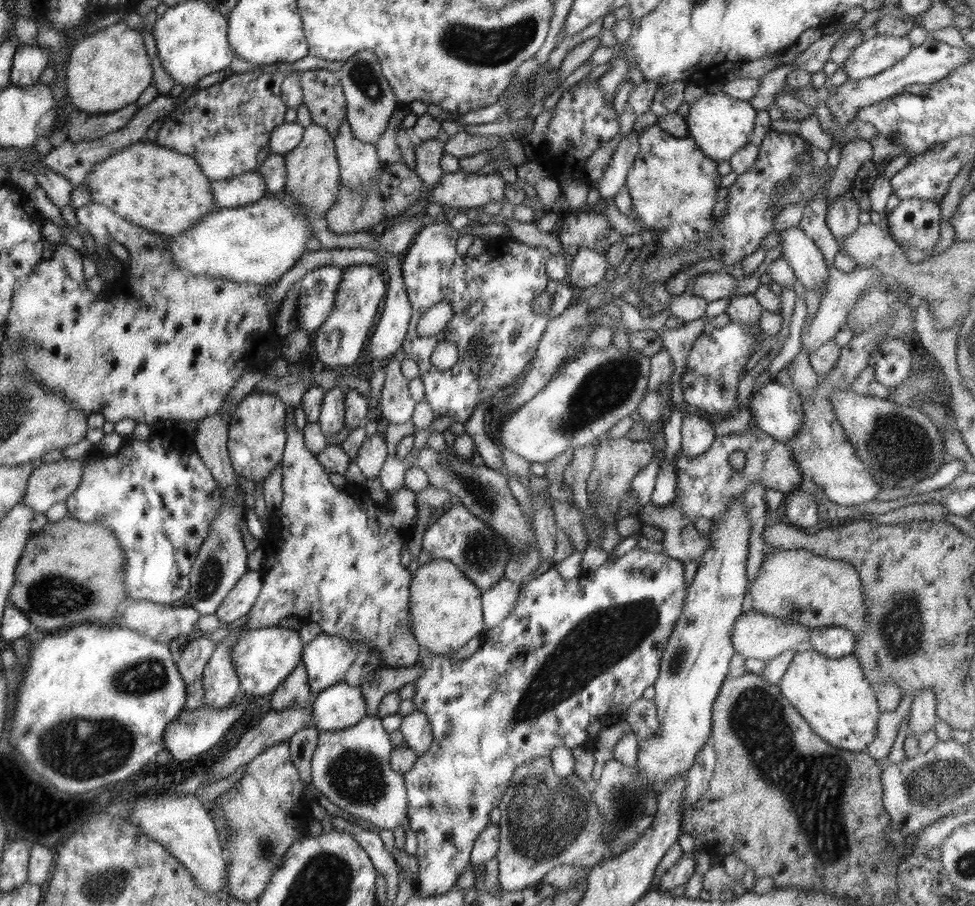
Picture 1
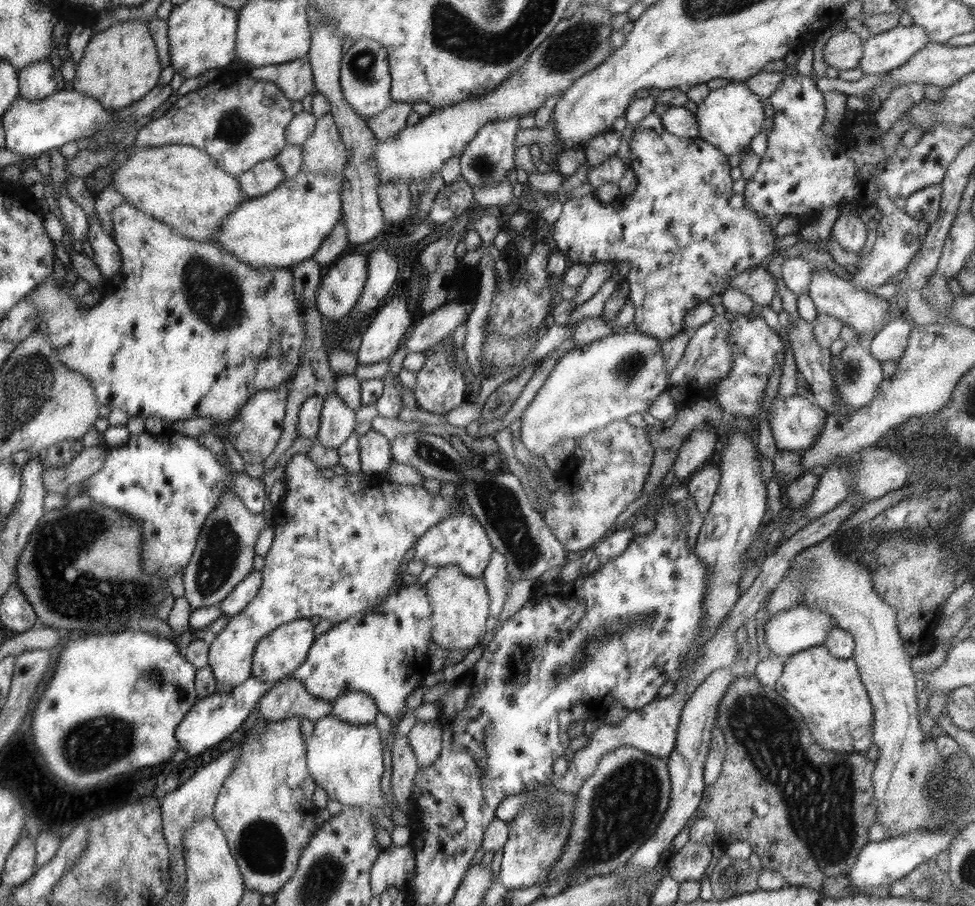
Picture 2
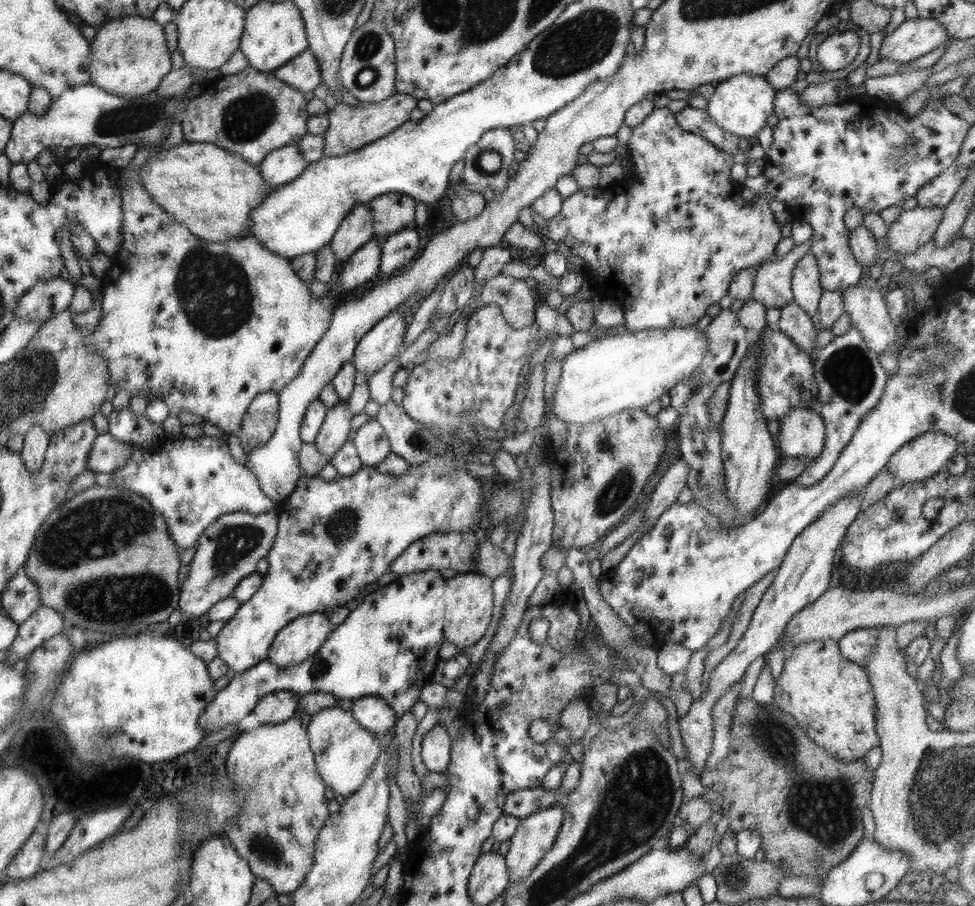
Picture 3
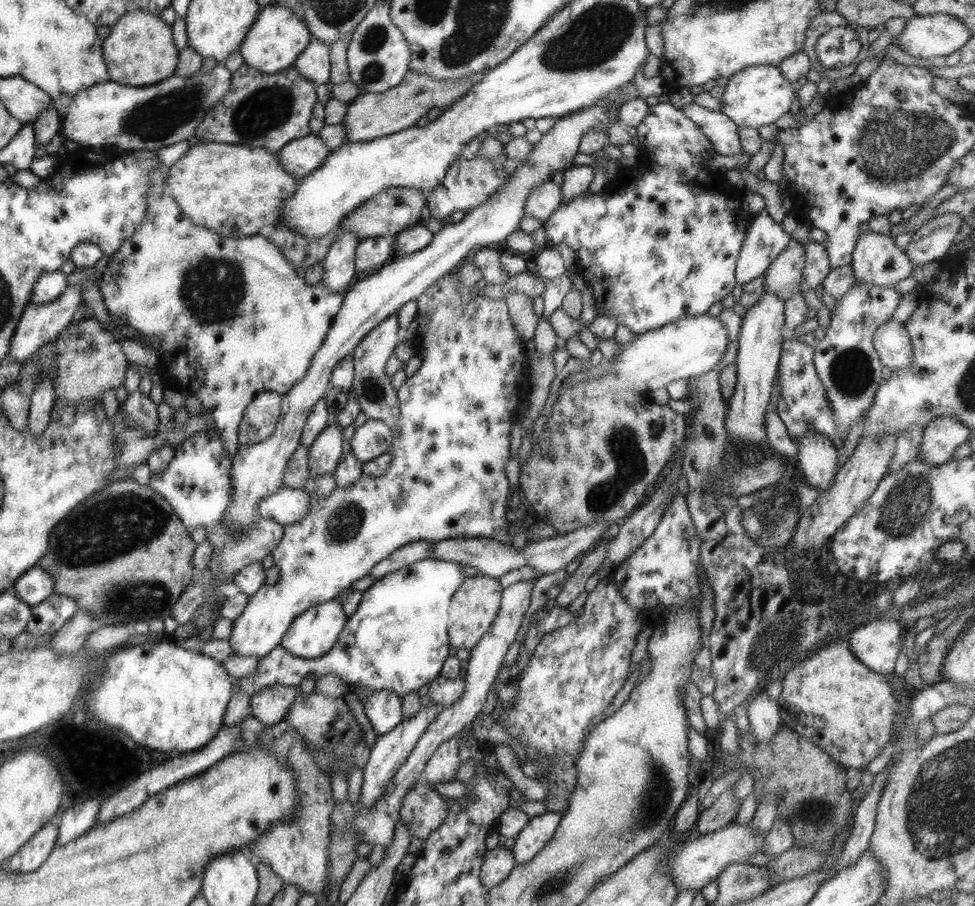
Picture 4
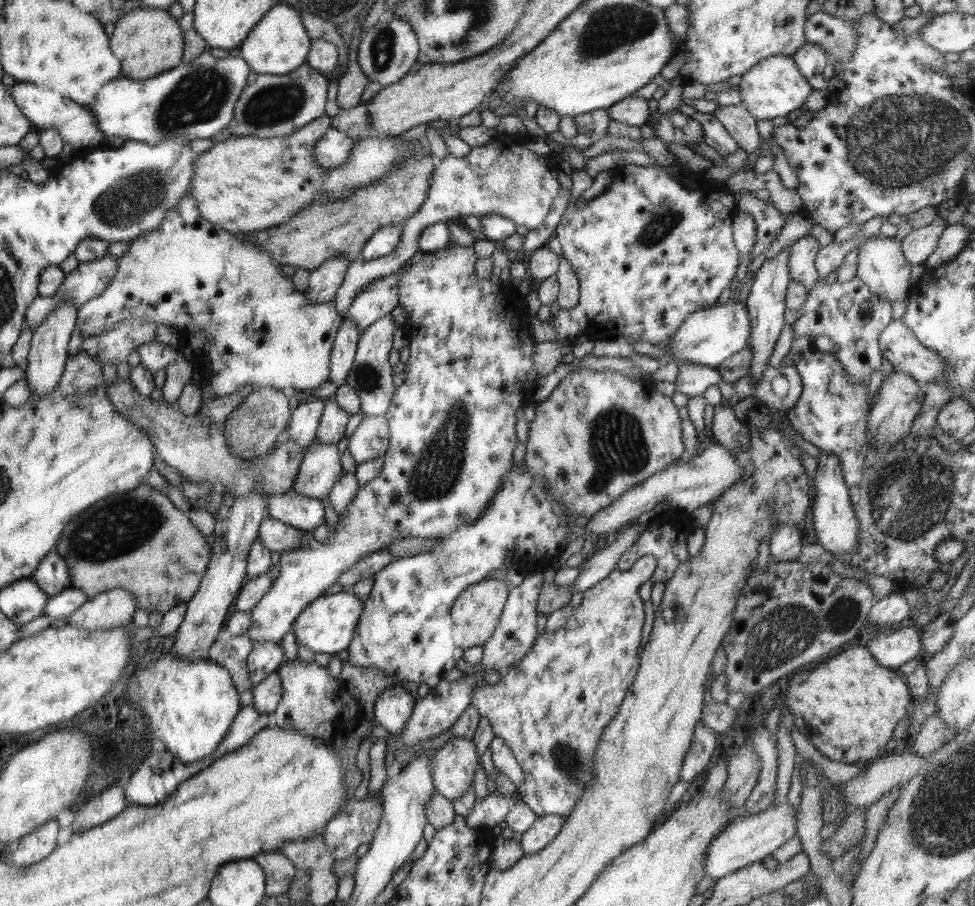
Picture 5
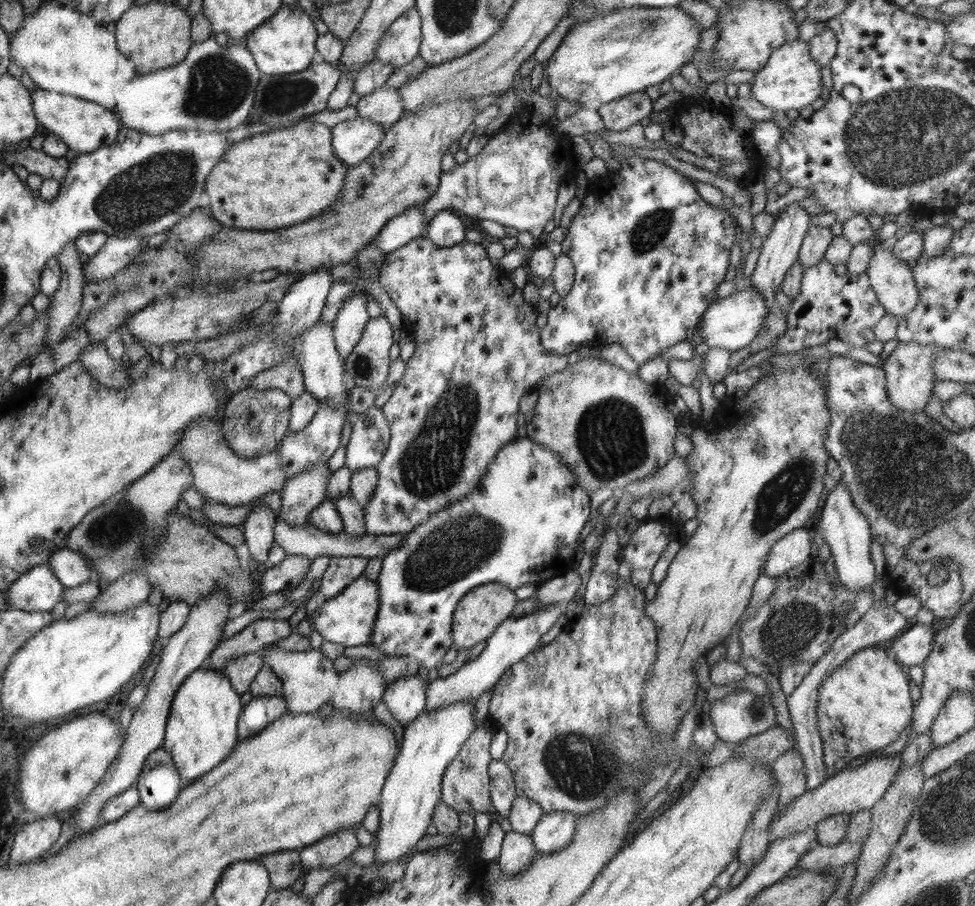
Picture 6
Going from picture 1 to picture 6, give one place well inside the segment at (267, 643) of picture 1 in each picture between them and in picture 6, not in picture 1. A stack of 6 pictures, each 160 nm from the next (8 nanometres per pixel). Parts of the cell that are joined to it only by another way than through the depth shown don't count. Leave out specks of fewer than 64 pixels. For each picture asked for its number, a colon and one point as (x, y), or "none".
2: (283, 651)
3: (299, 639)
4: (312, 634)
5: (326, 626)
6: (347, 619)

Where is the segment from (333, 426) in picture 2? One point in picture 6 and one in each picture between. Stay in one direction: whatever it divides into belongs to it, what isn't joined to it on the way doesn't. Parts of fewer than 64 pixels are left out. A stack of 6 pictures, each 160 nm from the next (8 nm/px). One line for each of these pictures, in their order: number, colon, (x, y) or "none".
3: (333, 434)
4: (325, 452)
5: (320, 468)
6: (302, 493)

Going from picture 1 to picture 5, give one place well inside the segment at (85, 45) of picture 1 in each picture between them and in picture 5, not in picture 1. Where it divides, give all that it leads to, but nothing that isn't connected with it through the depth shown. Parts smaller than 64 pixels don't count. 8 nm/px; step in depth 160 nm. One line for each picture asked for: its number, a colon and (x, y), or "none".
2: (120, 66)
3: (132, 56)
4: (140, 50)
5: (149, 41)

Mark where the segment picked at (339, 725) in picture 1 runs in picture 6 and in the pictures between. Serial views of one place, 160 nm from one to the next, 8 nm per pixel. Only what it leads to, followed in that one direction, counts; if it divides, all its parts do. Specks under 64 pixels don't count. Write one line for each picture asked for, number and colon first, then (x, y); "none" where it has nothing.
2: (357, 708)
3: (372, 712)
4: (383, 708)
5: (392, 709)
6: (406, 697)

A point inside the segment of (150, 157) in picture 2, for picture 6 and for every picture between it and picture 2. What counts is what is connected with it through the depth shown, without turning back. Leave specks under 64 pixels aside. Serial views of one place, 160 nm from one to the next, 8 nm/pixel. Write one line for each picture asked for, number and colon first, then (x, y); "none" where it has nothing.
3: (213, 191)
4: (232, 189)
5: (242, 185)
6: (274, 179)

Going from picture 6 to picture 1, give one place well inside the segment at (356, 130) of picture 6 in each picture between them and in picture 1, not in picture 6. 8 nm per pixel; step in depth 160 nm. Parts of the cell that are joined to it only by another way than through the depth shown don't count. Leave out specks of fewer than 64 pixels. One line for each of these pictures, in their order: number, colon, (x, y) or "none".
1: (247, 188)
2: (263, 178)
3: (284, 164)
4: (301, 157)
5: (334, 148)

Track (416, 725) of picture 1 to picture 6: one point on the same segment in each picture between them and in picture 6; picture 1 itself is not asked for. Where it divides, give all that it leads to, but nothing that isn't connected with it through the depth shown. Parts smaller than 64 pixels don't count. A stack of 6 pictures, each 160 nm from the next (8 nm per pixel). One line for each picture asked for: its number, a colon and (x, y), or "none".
2: (425, 737)
3: (436, 744)
4: (443, 764)
5: (452, 766)
6: (465, 787)

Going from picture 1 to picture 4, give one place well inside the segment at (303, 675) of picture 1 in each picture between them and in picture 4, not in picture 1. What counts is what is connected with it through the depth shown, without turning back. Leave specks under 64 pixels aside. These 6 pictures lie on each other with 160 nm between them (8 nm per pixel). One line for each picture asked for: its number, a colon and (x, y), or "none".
2: (289, 697)
3: (273, 708)
4: (271, 705)

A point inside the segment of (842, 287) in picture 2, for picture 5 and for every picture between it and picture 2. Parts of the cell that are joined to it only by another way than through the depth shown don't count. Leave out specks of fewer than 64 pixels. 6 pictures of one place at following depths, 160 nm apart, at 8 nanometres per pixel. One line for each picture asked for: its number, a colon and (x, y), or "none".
3: (866, 307)
4: (891, 340)
5: (905, 352)

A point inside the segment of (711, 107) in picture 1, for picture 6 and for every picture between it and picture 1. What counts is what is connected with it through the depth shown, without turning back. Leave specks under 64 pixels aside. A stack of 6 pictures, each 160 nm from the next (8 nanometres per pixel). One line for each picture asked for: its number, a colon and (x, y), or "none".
2: (729, 117)
3: (741, 105)
4: (758, 95)
5: (774, 87)
6: (790, 80)

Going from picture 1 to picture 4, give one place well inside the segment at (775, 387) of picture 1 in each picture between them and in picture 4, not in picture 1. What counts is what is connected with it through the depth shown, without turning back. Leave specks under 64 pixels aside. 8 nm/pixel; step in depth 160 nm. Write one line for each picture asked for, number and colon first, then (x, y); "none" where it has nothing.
2: (794, 421)
3: (801, 434)
4: (816, 453)

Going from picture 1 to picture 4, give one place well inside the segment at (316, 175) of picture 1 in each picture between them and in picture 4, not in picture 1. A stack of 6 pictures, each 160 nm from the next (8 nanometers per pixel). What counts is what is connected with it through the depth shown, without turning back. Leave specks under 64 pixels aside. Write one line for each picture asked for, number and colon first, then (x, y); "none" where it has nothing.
2: (324, 153)
3: (350, 127)
4: (370, 115)

